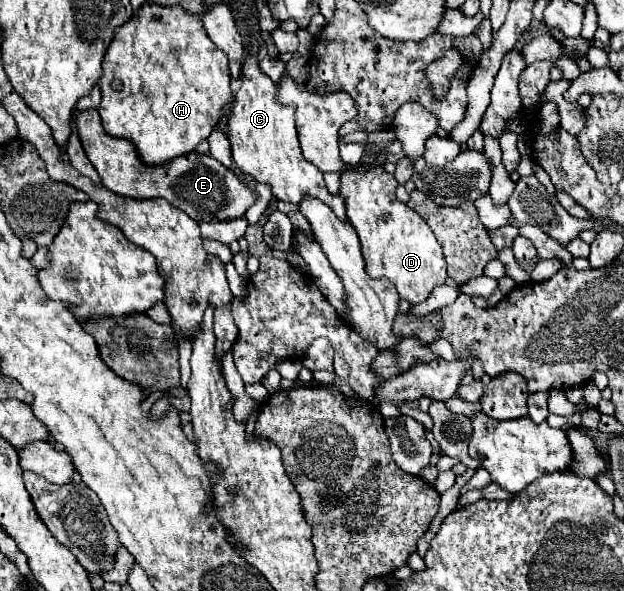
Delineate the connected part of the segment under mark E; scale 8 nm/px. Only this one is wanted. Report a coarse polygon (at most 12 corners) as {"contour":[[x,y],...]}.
{"contour":[[74,113],[102,183],[132,199],[162,197],[194,221],[246,213],[256,191],[196,151],[140,163],[134,145]]}

